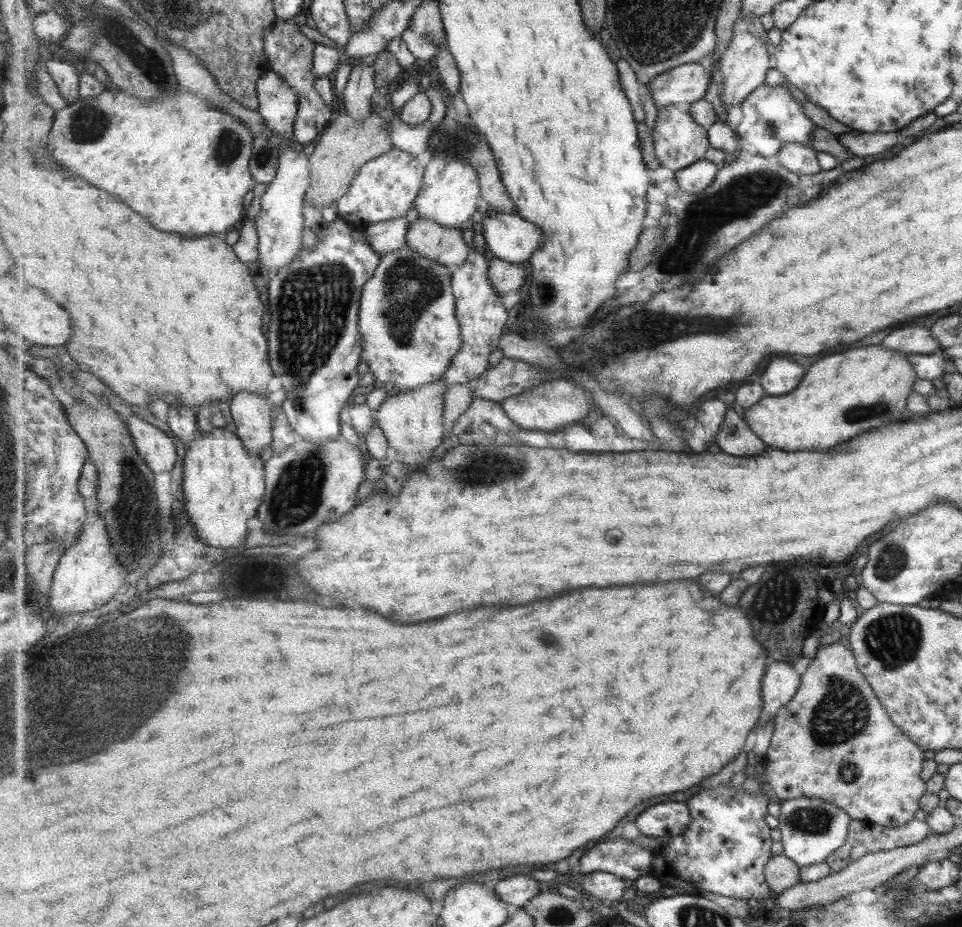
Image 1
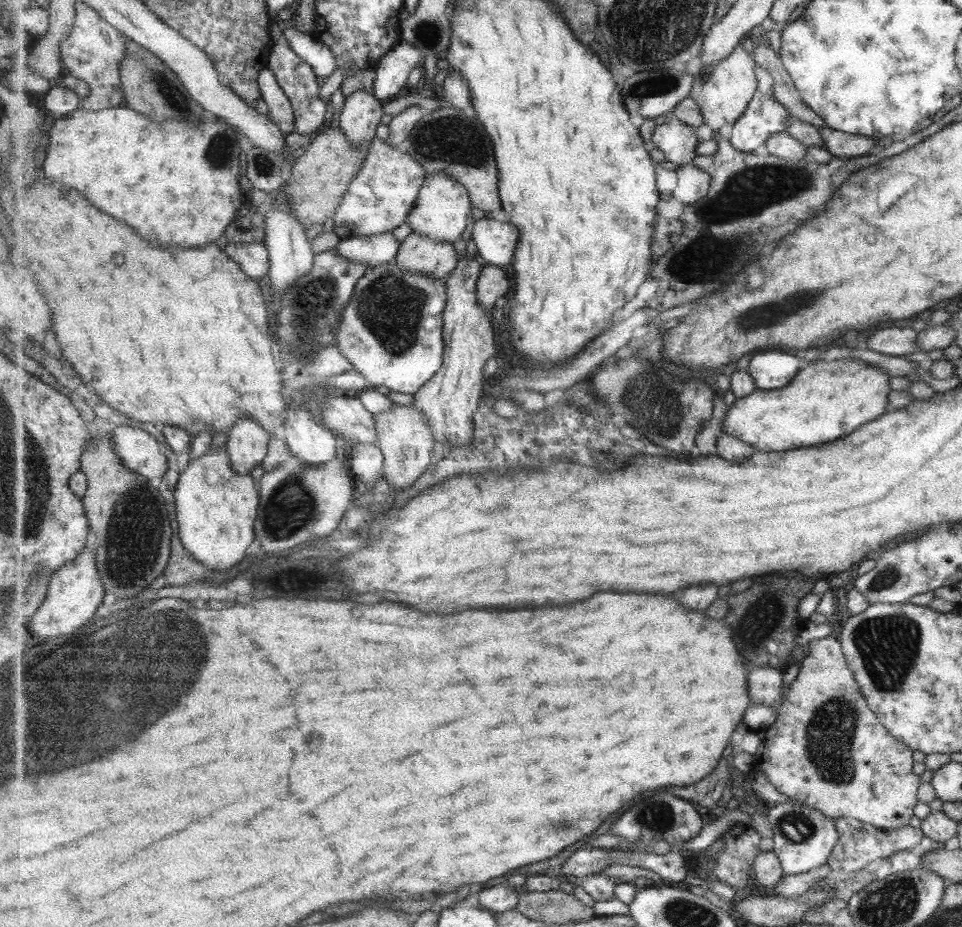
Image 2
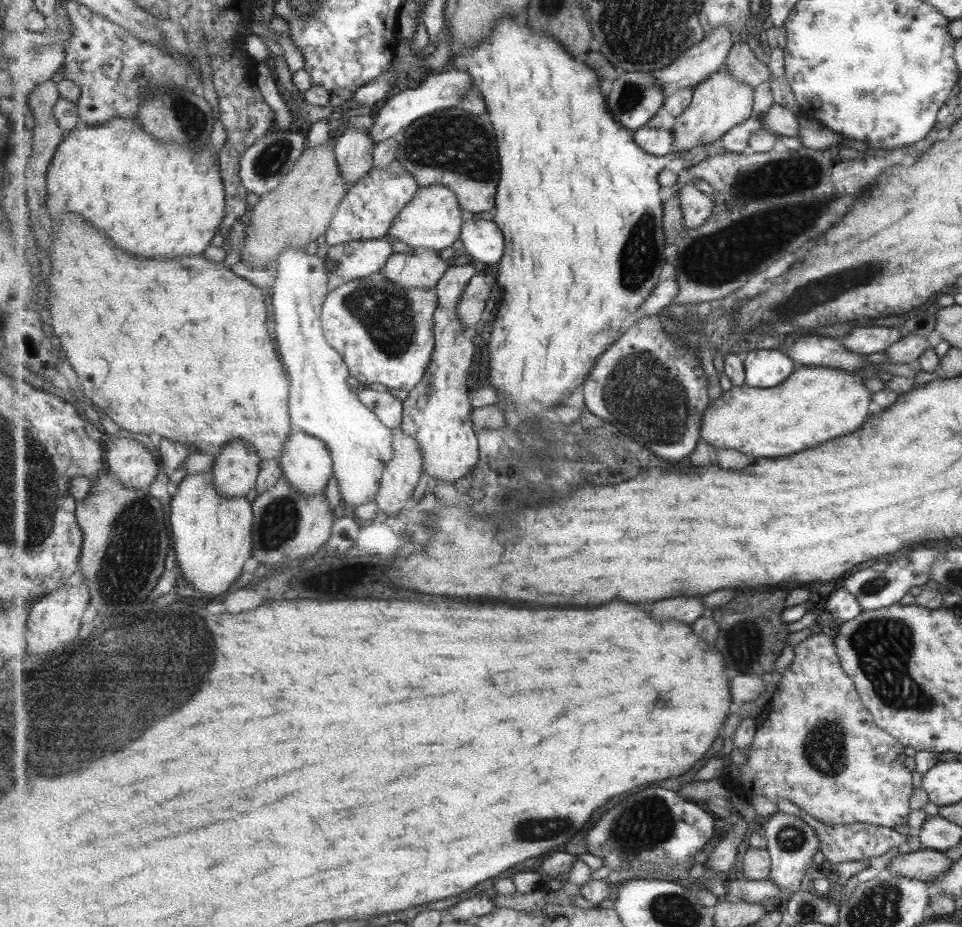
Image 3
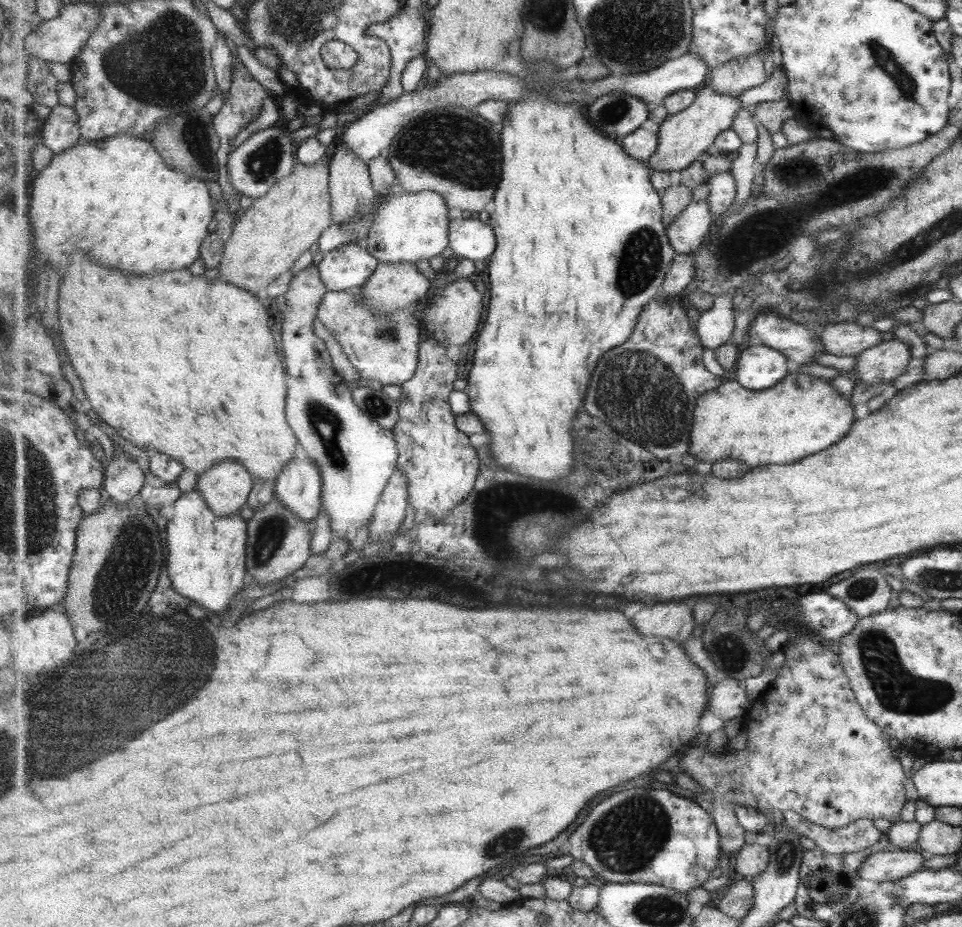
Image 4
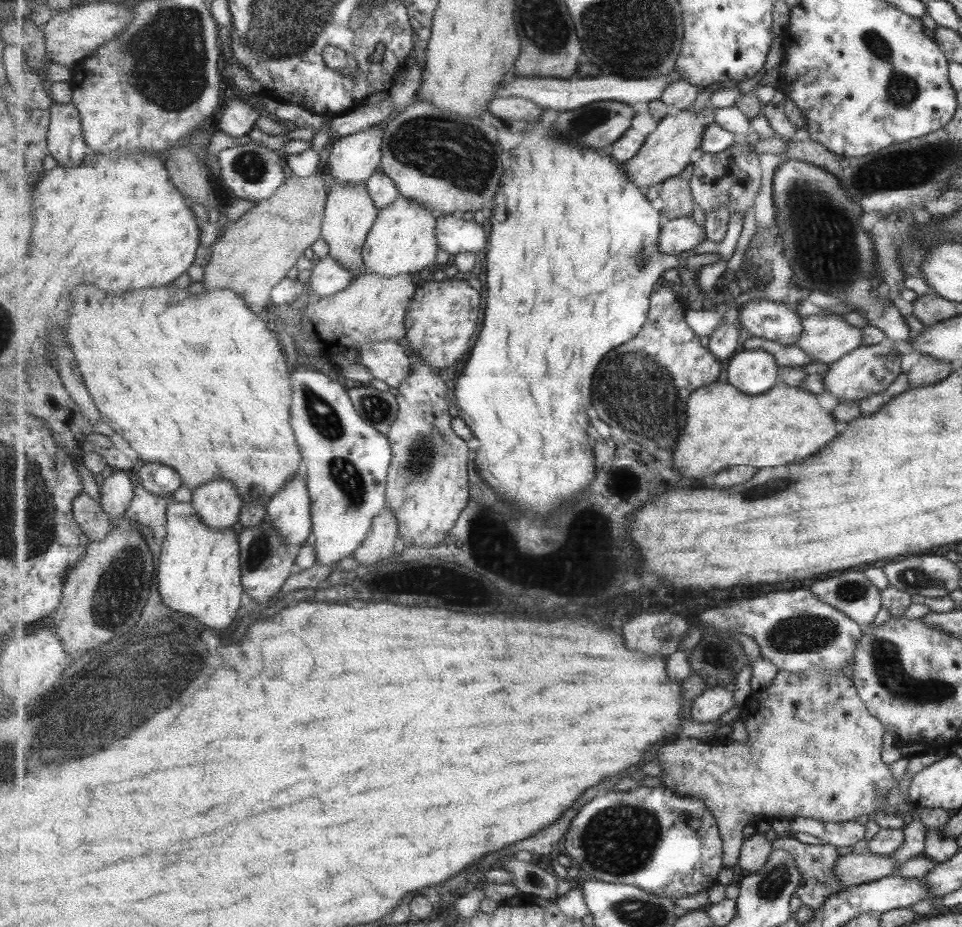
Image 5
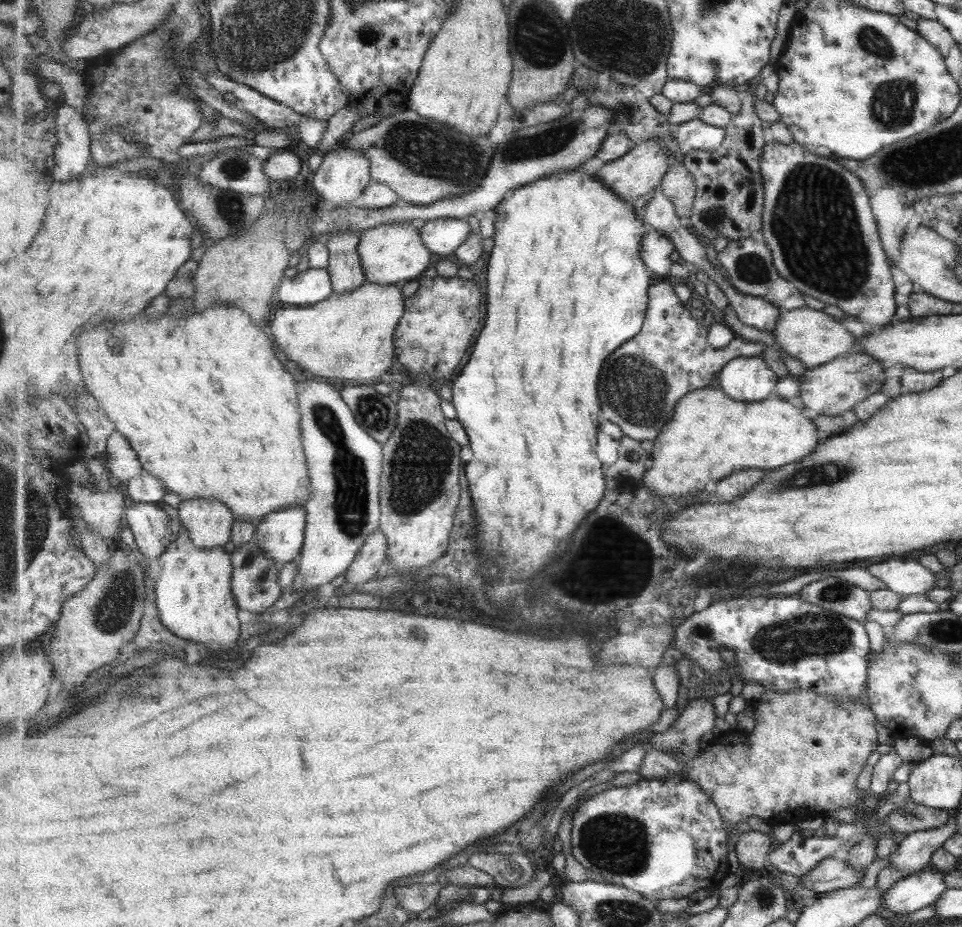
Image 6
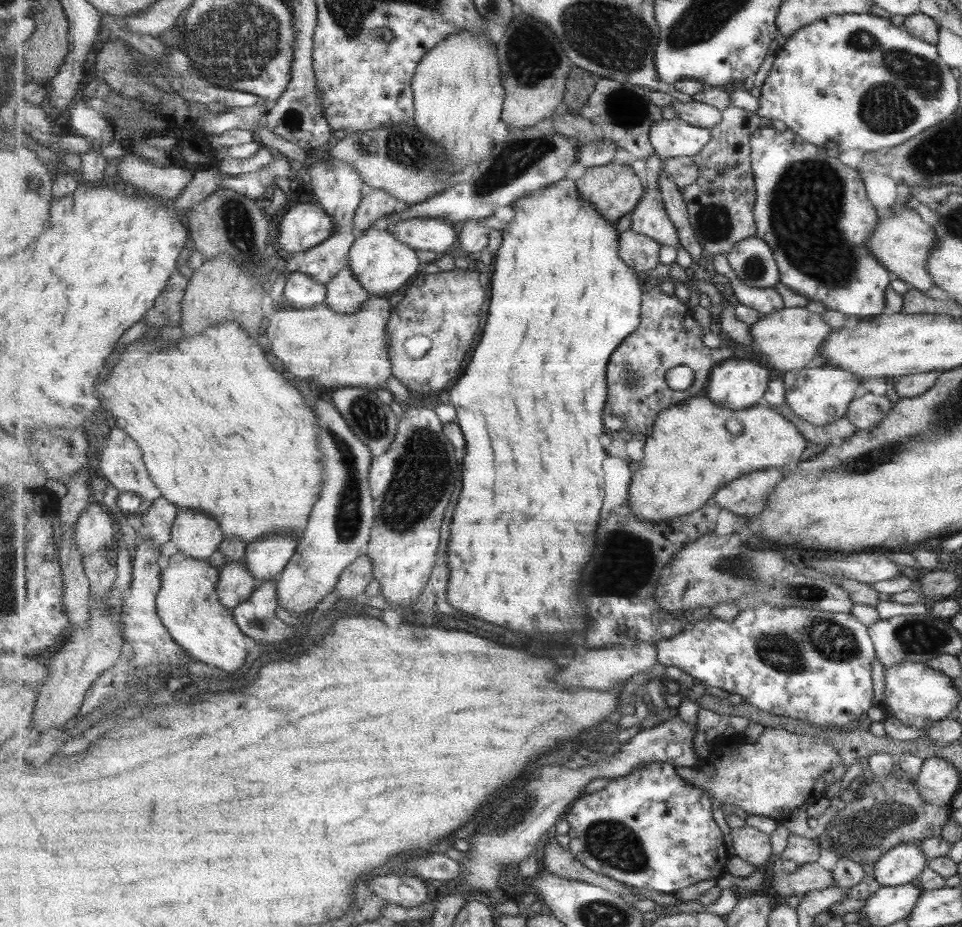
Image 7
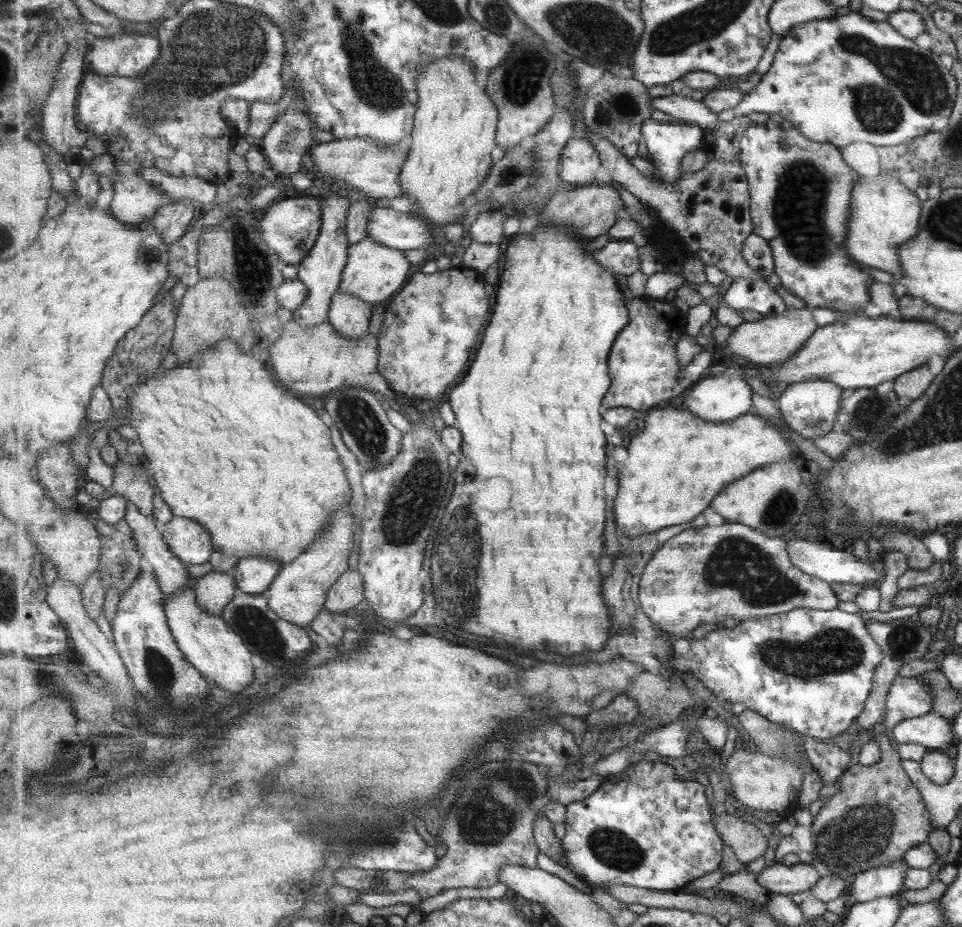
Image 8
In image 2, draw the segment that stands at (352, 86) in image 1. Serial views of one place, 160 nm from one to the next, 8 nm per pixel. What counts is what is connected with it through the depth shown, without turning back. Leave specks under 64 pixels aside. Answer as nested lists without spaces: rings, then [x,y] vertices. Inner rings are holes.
[[[357,90],[345,98],[339,127],[354,146],[364,146],[376,137],[384,116],[383,103],[373,93]]]

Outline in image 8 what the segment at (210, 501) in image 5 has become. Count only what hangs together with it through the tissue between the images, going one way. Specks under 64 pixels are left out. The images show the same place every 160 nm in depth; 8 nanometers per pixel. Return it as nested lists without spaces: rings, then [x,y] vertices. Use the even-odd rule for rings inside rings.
[[[181,516],[162,527],[171,552],[185,564],[207,564],[215,552],[211,532],[203,524]]]

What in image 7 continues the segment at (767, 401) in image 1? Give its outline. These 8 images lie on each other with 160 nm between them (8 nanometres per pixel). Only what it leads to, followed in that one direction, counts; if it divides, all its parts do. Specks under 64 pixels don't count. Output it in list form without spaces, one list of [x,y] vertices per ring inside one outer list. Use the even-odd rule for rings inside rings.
[[[702,393],[659,414],[653,432],[646,437],[644,457],[633,473],[628,504],[641,520],[671,522],[679,516],[701,510],[701,507],[713,498],[713,494],[738,478],[765,469],[801,464],[807,440],[807,436],[803,435],[791,420],[766,403],[757,404],[751,409],[733,411],[715,405]],[[729,420],[739,421],[743,424],[744,431],[740,435],[731,434],[727,430]]]

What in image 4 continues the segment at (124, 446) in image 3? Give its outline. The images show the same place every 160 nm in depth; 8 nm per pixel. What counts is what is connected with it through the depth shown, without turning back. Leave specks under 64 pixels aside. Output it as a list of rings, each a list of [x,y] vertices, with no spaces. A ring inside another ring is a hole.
[[[116,451],[110,464],[105,465],[106,480],[102,488],[106,497],[117,501],[118,503],[132,502],[137,498],[141,489],[146,483],[146,474],[143,473],[142,467],[137,463],[134,456],[127,455],[124,452]]]

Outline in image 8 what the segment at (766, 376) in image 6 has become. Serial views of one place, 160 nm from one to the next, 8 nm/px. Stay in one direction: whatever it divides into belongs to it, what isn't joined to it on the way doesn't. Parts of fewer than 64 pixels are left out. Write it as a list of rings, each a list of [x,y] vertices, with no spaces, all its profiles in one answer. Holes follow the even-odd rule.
[[[729,368],[721,376],[713,375],[713,378],[705,376],[697,385],[691,387],[683,396],[681,408],[691,411],[699,419],[711,423],[725,423],[735,421],[747,414],[753,414],[753,387],[747,383],[746,377],[741,372]]]

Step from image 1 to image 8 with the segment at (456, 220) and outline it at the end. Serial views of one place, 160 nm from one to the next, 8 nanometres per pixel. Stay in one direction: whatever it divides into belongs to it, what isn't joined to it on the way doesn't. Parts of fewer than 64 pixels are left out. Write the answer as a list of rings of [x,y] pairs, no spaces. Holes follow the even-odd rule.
[[[368,237],[350,246],[349,251],[350,257],[340,286],[340,291],[344,294],[354,295],[375,306],[379,302],[385,302],[387,298],[393,298],[407,284],[405,278],[409,278],[411,263],[405,258],[403,250],[383,246],[383,243]]]

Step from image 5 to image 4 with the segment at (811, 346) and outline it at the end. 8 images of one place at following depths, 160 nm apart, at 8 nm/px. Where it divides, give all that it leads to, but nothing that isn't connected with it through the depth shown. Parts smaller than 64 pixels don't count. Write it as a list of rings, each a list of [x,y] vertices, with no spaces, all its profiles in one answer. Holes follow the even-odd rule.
[[[851,320],[823,326],[819,334],[822,349],[833,356],[855,356],[881,342],[880,331],[862,327]]]

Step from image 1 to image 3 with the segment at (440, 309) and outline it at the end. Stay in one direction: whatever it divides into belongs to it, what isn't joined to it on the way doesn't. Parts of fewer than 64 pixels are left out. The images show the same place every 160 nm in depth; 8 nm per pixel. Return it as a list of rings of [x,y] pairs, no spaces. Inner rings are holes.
[[[382,270],[379,273],[372,274],[367,278],[359,278],[352,280],[348,283],[343,283],[338,287],[334,288],[328,295],[324,304],[324,309],[322,312],[322,325],[324,328],[324,333],[329,344],[337,350],[339,354],[345,359],[348,364],[351,376],[353,376],[359,383],[364,386],[369,386],[370,384],[378,383],[384,385],[385,387],[391,389],[395,388],[402,389],[407,392],[414,390],[415,386],[423,381],[426,376],[427,369],[430,368],[430,362],[432,354],[435,350],[435,333],[434,333],[434,314],[438,309],[439,301],[438,295],[433,289],[429,288],[402,288],[402,286],[397,286],[392,280],[388,280],[386,275],[382,274]]]

